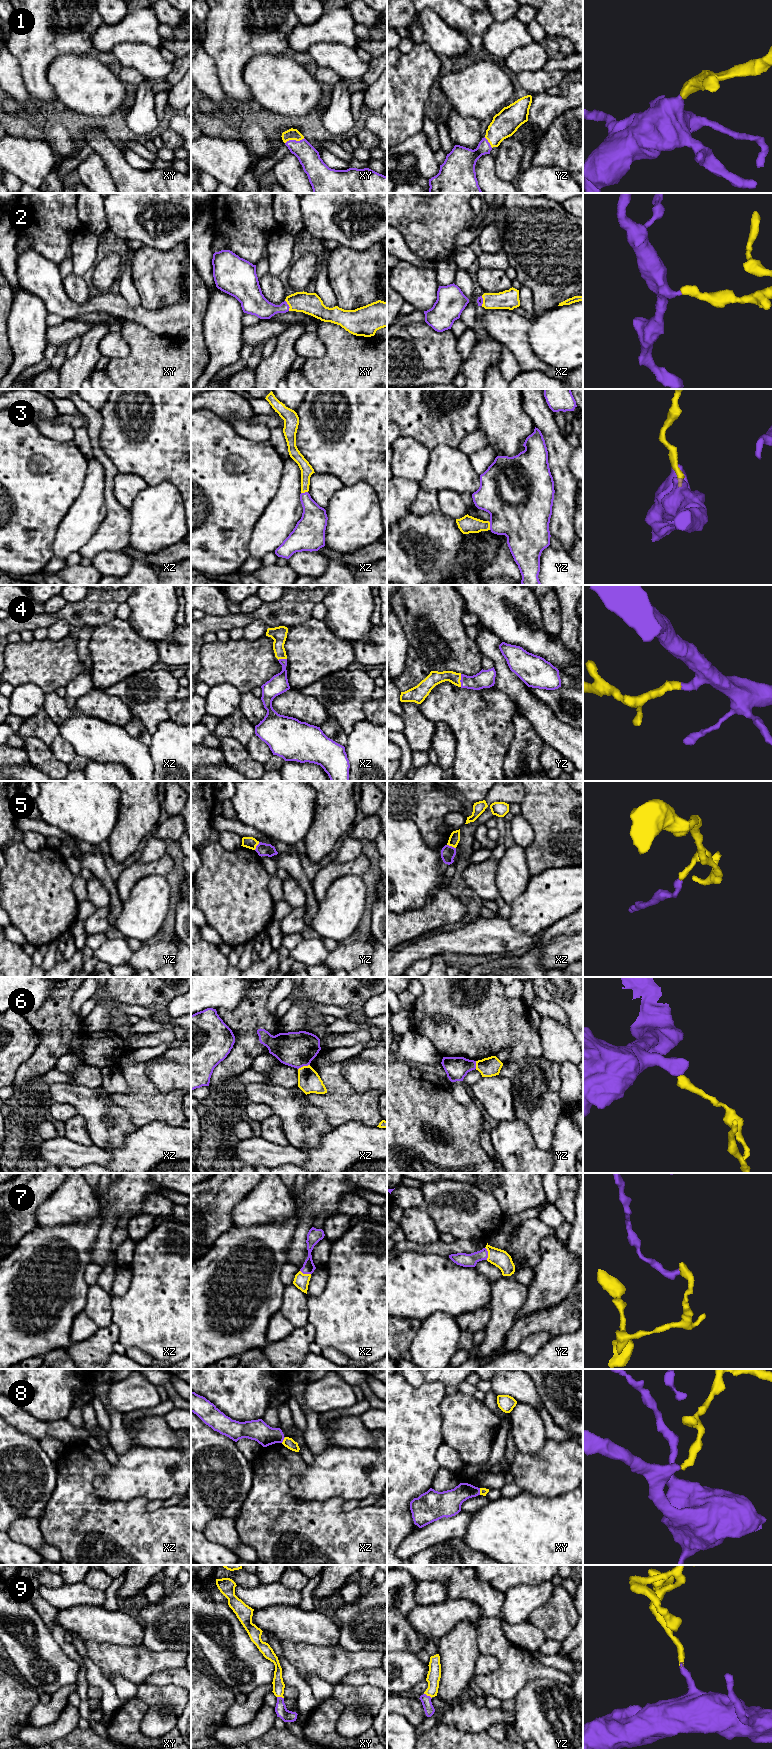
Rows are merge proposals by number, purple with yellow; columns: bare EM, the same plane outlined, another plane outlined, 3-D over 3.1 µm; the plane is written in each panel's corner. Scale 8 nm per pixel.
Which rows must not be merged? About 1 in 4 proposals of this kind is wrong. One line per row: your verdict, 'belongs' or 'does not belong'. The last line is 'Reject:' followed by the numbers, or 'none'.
1: belongs
2: belongs
3: belongs
4: belongs
5: does not belong
6: does not belong
7: belongs
8: does not belong
9: belongs
Reject: 5, 6, 8

